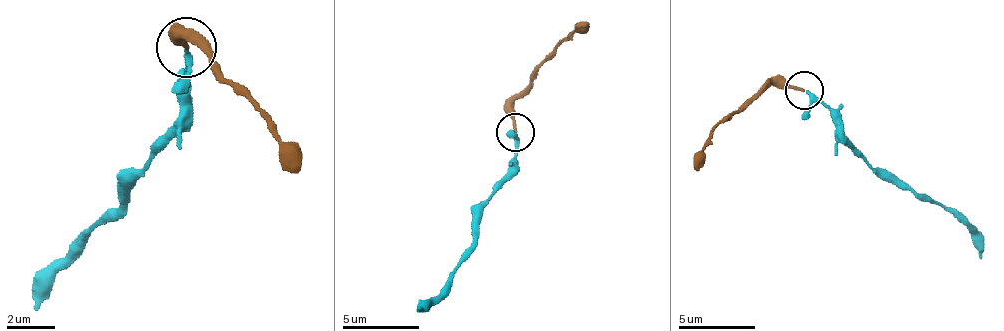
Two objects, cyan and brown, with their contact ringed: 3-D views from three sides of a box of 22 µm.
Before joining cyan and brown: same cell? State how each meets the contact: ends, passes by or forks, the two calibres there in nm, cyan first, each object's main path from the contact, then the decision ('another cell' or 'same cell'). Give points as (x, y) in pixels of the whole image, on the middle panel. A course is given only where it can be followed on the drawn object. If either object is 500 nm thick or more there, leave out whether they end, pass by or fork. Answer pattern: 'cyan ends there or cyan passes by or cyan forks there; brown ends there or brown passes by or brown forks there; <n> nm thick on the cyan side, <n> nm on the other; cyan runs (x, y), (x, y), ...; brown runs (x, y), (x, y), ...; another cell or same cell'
cyan passes by; brown ends there; 200 nm thick on the cyan side, 170 nm on the other; cyan runs (514, 133), (514, 171), (483, 202), (460, 267), (430, 302), (418, 310); brown runs (514, 133), (514, 98), (529, 75), (560, 41), (587, 25); same cell

